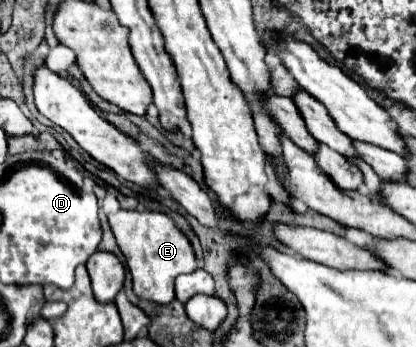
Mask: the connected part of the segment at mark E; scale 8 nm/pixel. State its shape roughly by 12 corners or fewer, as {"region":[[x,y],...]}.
{"region":[[119,210],[109,226],[139,298],[167,304],[195,270],[163,212]]}

